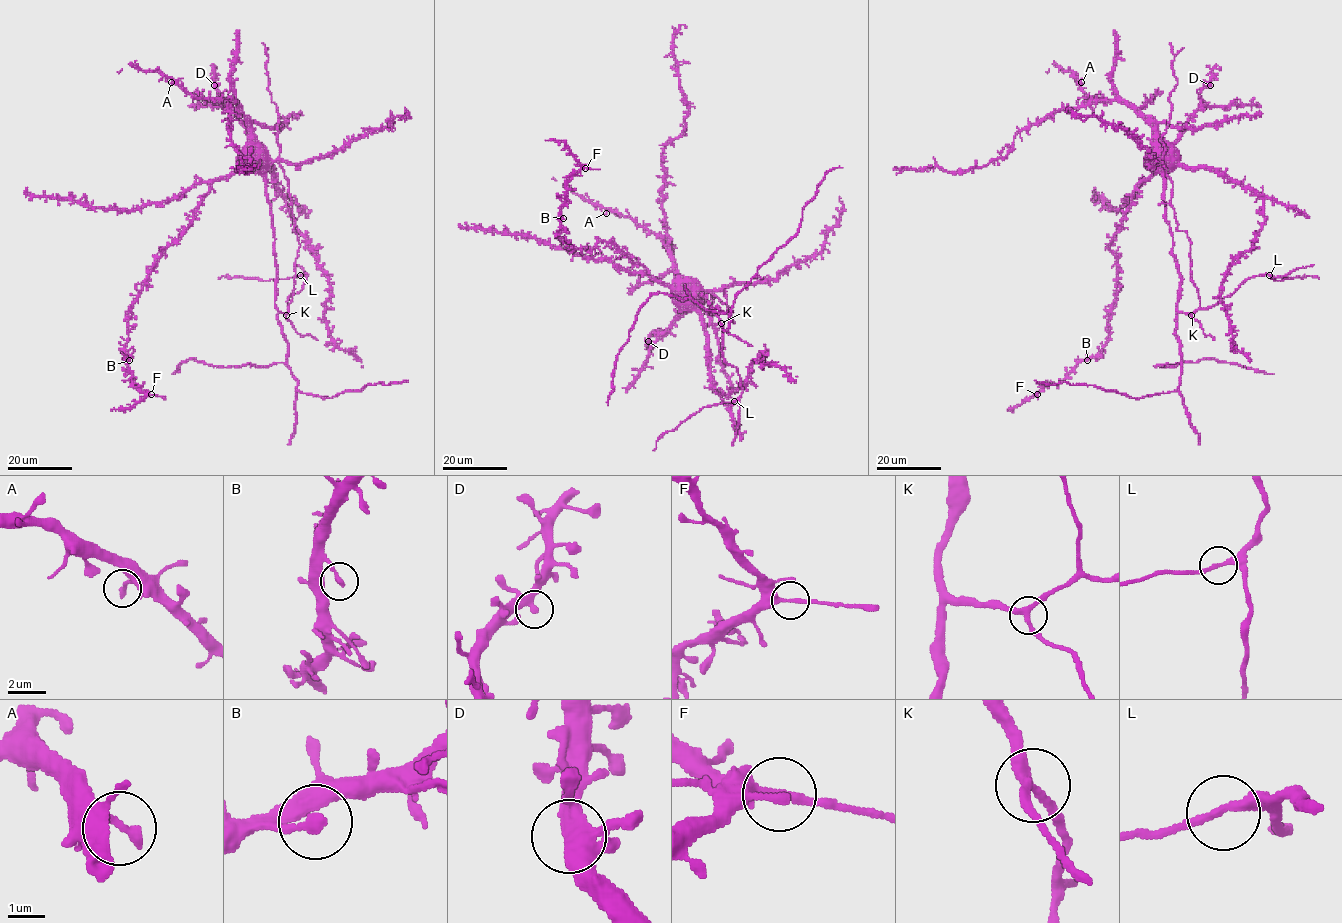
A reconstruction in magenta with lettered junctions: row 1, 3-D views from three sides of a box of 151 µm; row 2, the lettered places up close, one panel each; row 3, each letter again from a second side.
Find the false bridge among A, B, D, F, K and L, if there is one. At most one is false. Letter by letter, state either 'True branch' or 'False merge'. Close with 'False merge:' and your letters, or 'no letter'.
A: True branch
B: True branch
D: True branch
F: False merge
K: True branch
L: True branch
False merge: F

